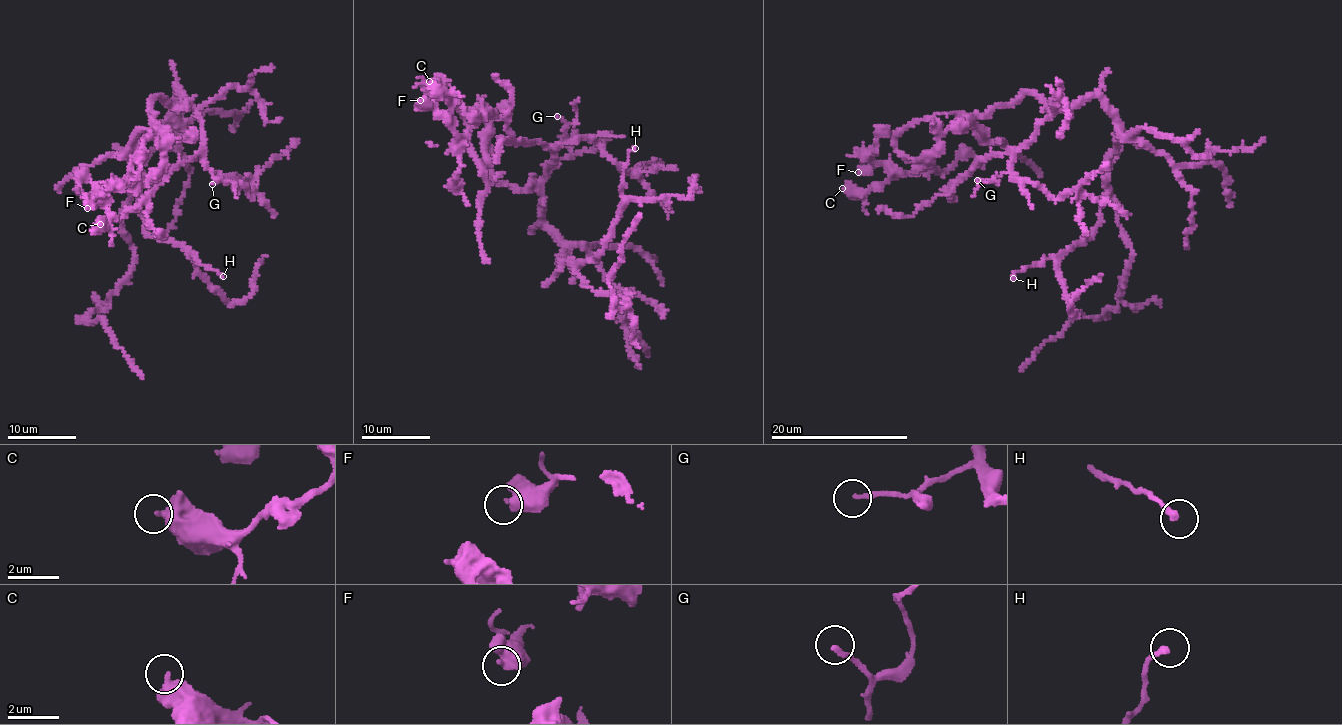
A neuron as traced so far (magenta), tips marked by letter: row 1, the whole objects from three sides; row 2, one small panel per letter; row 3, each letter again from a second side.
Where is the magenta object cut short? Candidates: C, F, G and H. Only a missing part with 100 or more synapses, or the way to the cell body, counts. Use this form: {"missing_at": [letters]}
{"missing_at": []}

